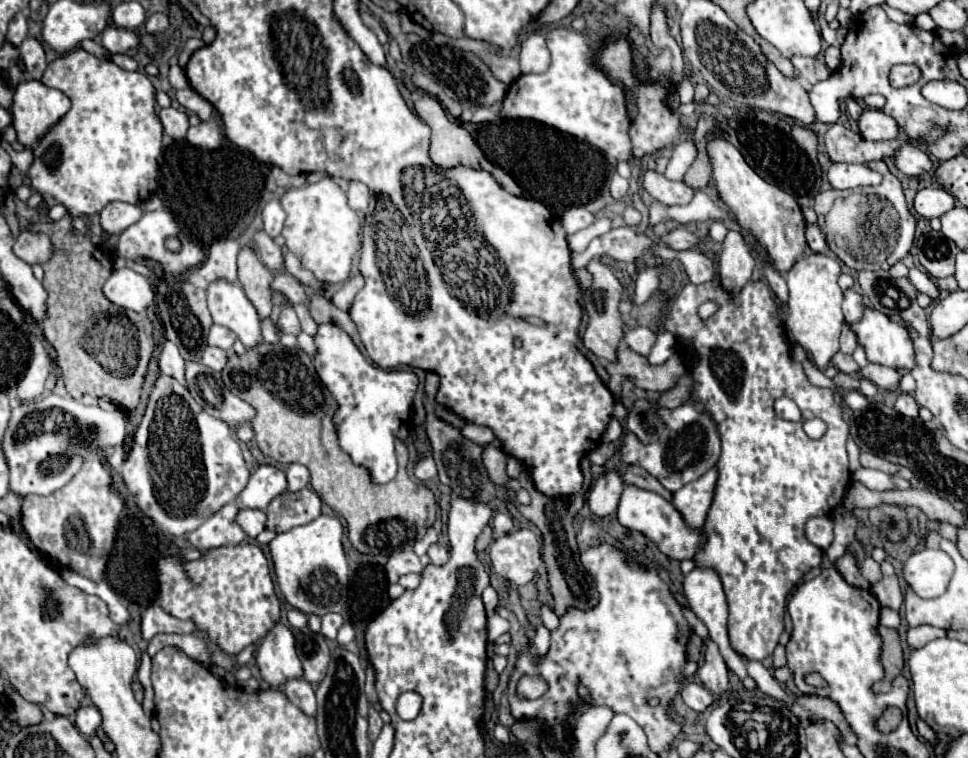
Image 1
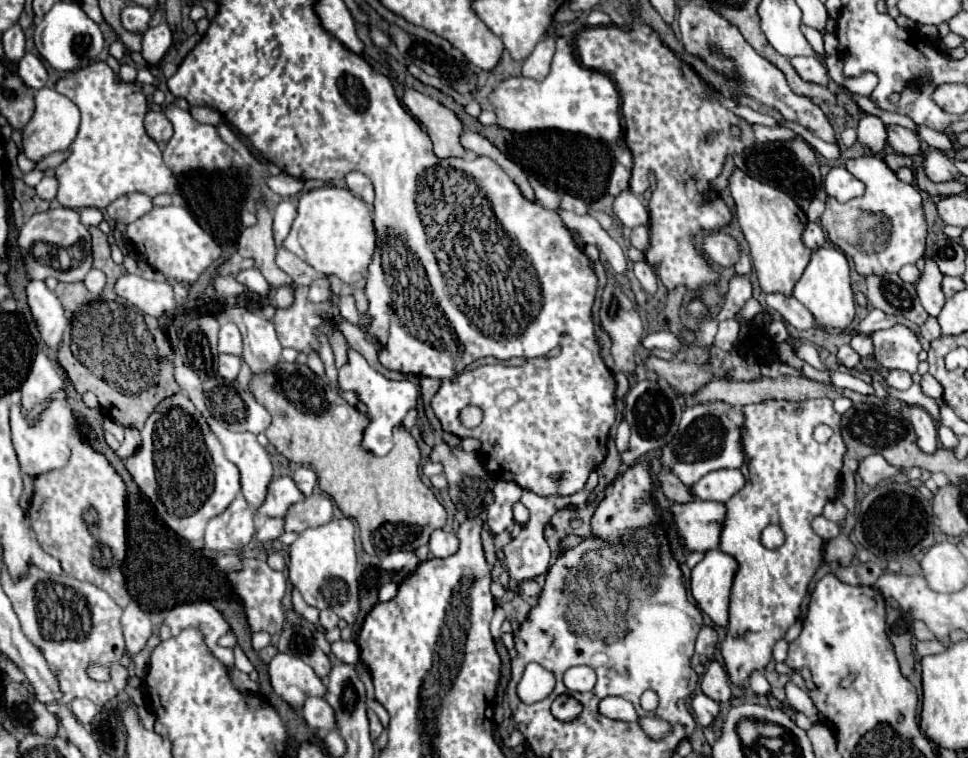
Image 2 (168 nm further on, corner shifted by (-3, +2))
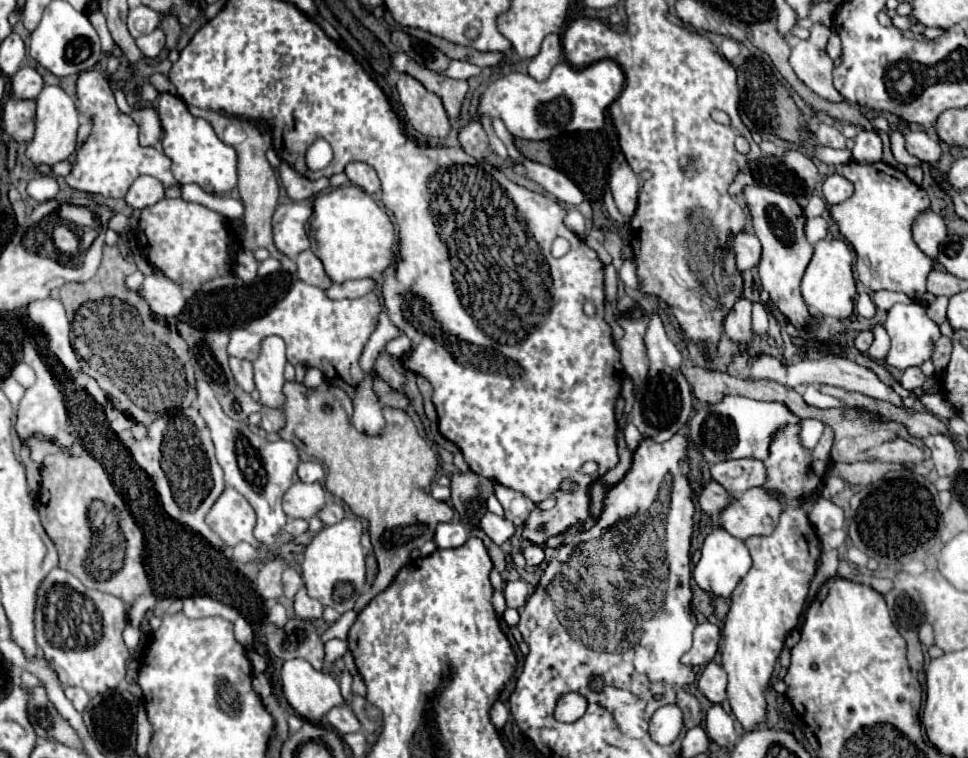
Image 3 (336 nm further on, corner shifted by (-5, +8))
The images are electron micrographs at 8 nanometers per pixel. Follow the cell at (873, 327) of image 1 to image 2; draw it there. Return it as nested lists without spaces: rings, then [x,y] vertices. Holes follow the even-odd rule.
[[[897,323],[891,329],[873,333],[871,339],[875,345],[875,359],[883,369],[903,369],[909,373],[917,371],[921,343],[913,329]]]

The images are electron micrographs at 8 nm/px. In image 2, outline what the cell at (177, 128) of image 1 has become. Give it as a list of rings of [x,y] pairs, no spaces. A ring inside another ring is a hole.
[[[149,111],[145,115],[145,129],[147,129],[147,135],[155,143],[167,143],[173,137],[173,125],[169,123],[169,119],[165,117],[163,111],[159,111],[159,113]]]

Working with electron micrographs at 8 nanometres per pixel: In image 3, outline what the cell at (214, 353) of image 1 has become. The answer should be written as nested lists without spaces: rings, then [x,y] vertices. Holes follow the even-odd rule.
[[[229,357],[229,365],[231,365],[231,371],[233,371],[233,377],[235,377],[237,385],[251,393],[255,389],[253,365],[249,361],[245,361],[245,359],[235,359],[235,357]]]

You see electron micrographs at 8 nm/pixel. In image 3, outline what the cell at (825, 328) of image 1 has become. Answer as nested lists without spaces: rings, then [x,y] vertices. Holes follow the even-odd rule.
[[[821,239],[815,245],[815,255],[807,265],[807,271],[801,281],[801,295],[813,315],[847,319],[853,313],[855,305],[855,279],[853,277],[854,253],[845,241],[839,239]]]

